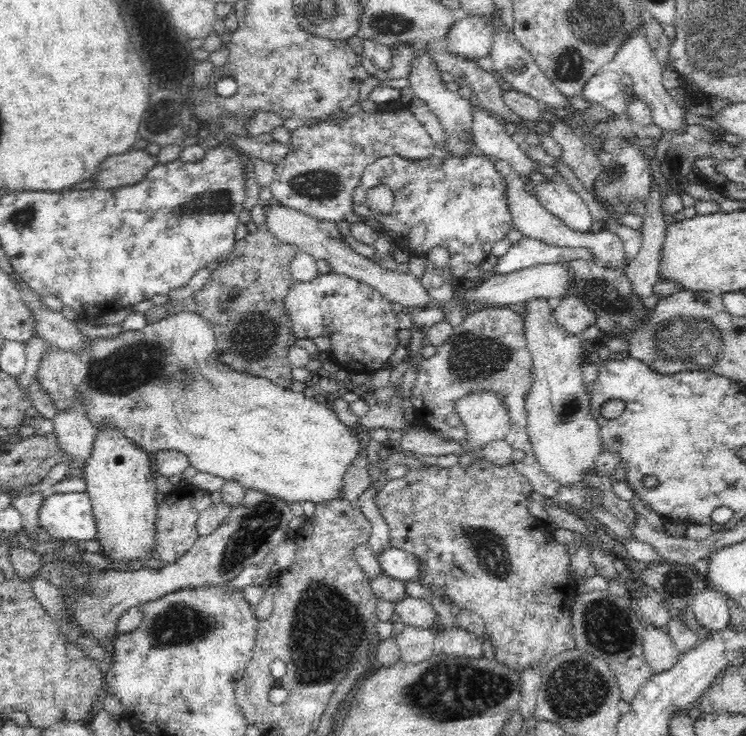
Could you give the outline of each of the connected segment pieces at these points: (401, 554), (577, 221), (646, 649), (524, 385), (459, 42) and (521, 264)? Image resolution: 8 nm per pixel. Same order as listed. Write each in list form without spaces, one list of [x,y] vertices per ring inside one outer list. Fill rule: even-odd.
[[[389,546],[381,555],[375,555],[383,574],[405,582],[418,581],[423,576],[423,565],[416,556]]]
[[[560,179],[539,183],[534,196],[540,205],[562,223],[578,232],[585,233],[592,226],[592,215],[584,200],[568,184]]]
[[[643,625],[643,657],[653,675],[672,669],[679,655],[680,652],[667,629],[656,625]]]
[[[483,308],[466,316],[460,326],[453,327],[450,339],[436,348],[433,356],[421,363],[409,402],[414,408],[416,423],[423,424],[428,429],[441,430],[449,440],[460,443],[466,438],[466,432],[462,432],[462,421],[453,407],[453,402],[467,394],[479,392],[496,391],[505,394],[504,403],[511,418],[512,430],[503,439],[514,451],[522,450],[526,456],[521,462],[516,461],[513,465],[530,481],[535,492],[544,497],[552,497],[560,486],[541,468],[525,431],[527,412],[523,402],[532,382],[532,362],[524,330],[525,318],[508,308]]]
[[[468,16],[456,22],[444,38],[450,55],[474,61],[489,54],[492,48],[493,22],[481,16]]]
[[[524,236],[509,247],[506,254],[498,257],[496,266],[488,274],[502,275],[509,272],[546,263],[562,263],[568,260],[593,260],[587,248],[560,247]]]

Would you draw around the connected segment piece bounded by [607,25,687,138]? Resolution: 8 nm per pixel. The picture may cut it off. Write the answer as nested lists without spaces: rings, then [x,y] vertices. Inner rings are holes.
[[[644,25],[640,26],[640,28],[636,28],[636,31],[633,31],[627,40],[624,40],[620,52],[616,54],[607,69],[616,72],[620,70],[630,76],[632,79],[632,90],[636,98],[648,104],[648,107],[652,109],[652,119],[654,119],[652,123],[662,129],[663,133],[672,131],[672,134],[675,134],[675,138],[678,138],[687,130],[687,126],[684,124],[685,117],[682,113],[682,108],[678,106],[676,101],[672,99],[672,96],[663,86],[662,72],[664,68],[658,63],[654,52],[650,49],[644,28]]]

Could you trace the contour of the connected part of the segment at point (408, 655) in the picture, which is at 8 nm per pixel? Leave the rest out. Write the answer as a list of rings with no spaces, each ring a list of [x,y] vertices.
[[[406,625],[404,630],[396,635],[396,642],[400,647],[400,658],[412,663],[429,659],[438,651],[437,640],[430,629]]]

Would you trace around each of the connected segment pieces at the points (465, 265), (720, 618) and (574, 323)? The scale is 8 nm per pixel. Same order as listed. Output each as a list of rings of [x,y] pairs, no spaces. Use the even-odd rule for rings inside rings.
[[[395,155],[368,164],[353,194],[353,208],[360,216],[380,221],[382,232],[392,236],[397,246],[411,248],[414,256],[426,256],[436,245],[448,247],[450,270],[460,278],[482,264],[491,254],[492,246],[514,228],[507,186],[486,155],[464,158],[432,155],[427,160],[407,160]],[[379,184],[386,184],[395,192],[395,208],[388,214],[371,210],[365,202],[368,190]]]
[[[708,586],[694,596],[692,604],[694,615],[702,627],[717,631],[728,626],[730,620],[728,599],[725,593],[711,590]]]
[[[568,295],[555,301],[556,323],[564,325],[564,330],[572,335],[581,336],[586,328],[596,322],[596,315],[582,298]]]

